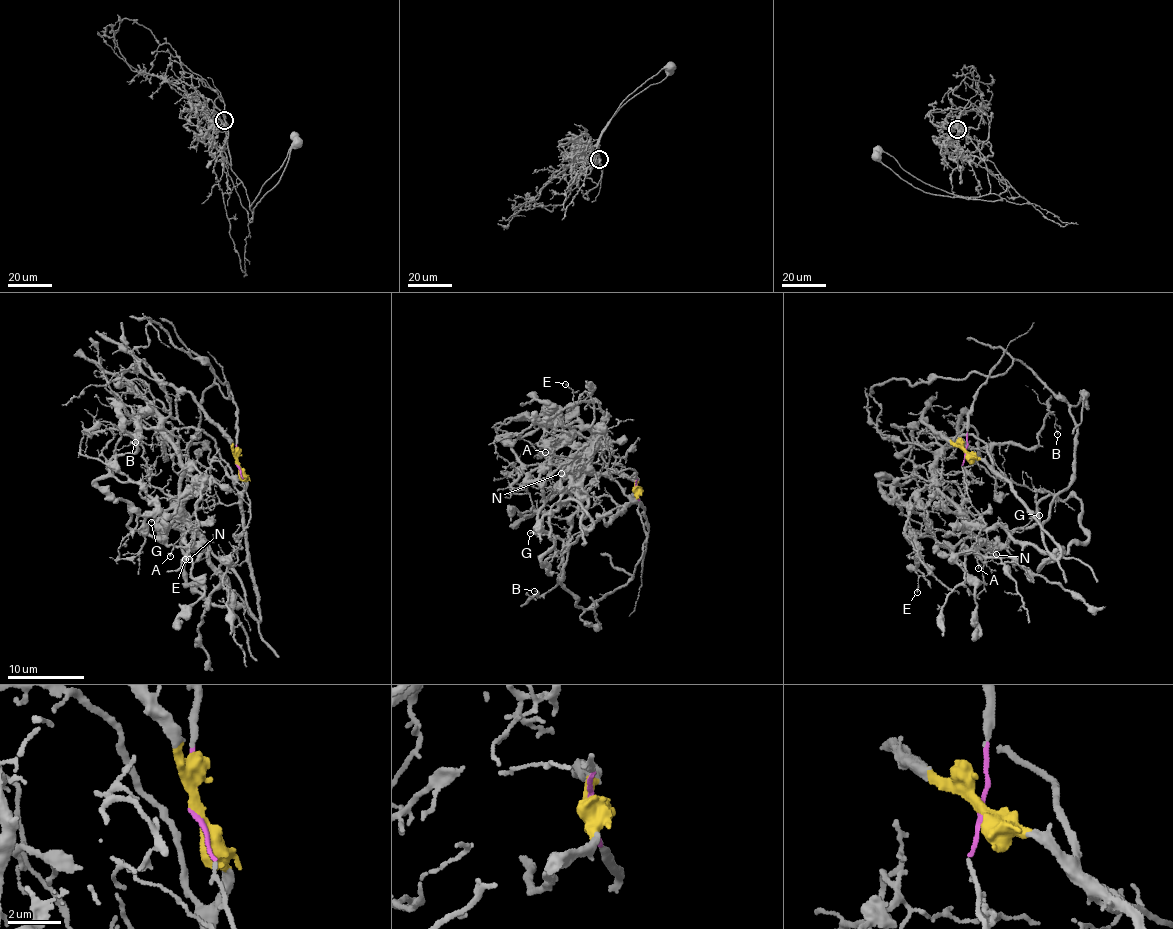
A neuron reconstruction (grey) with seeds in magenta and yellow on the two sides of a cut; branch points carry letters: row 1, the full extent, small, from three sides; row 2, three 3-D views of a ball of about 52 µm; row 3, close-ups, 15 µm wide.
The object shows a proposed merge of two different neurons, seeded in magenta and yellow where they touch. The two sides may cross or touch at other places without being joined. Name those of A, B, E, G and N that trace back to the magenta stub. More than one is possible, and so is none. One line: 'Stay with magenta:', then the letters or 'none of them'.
Stay with magenta: A, E, N

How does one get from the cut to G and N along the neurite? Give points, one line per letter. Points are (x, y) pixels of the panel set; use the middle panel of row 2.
G: (635, 489), (636, 500), (603, 512), (578, 531), (567, 544), (551, 534), (529, 533)
N: (634, 489), (634, 468), (613, 472), (602, 436), (583, 479), (587, 498), (573, 488), (572, 473), (561, 473)

